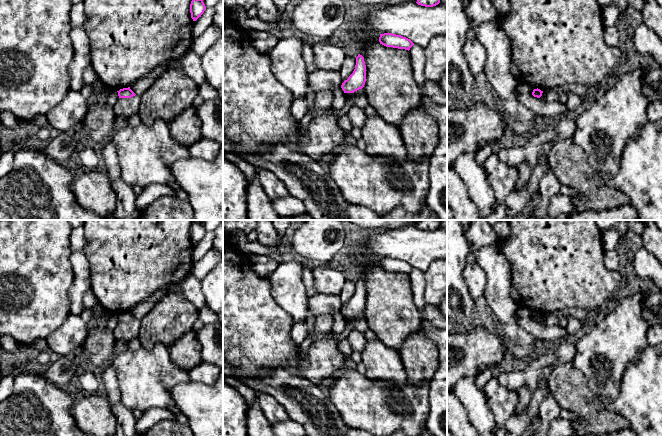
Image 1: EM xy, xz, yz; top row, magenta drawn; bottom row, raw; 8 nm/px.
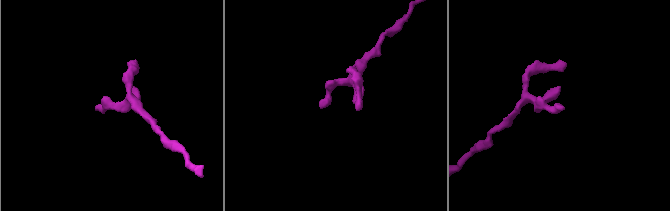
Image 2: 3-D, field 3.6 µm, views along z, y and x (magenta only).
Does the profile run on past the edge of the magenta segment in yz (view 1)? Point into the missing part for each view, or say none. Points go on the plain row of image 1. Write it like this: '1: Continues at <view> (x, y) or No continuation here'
1: No continuation here

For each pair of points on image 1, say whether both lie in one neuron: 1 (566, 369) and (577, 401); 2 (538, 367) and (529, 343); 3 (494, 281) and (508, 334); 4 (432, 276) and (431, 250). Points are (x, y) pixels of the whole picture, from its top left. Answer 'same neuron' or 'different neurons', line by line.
1: same neuron
2: different neurons
3: same neuron
4: different neurons

